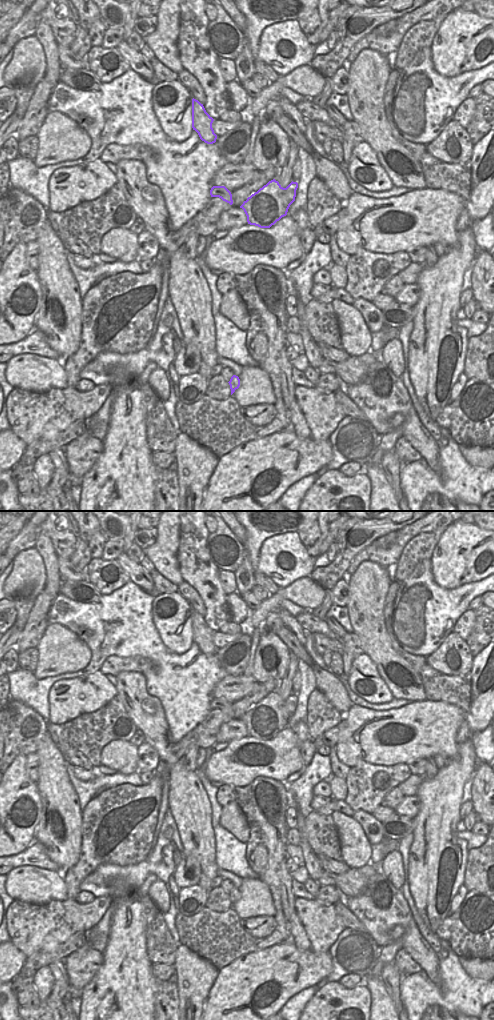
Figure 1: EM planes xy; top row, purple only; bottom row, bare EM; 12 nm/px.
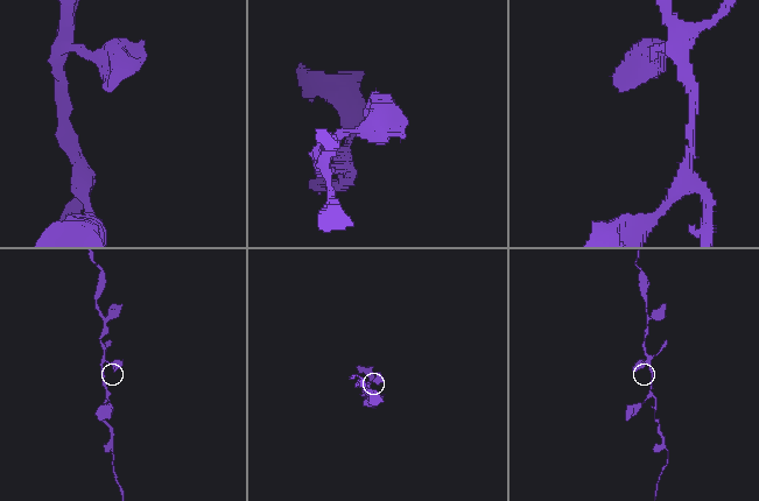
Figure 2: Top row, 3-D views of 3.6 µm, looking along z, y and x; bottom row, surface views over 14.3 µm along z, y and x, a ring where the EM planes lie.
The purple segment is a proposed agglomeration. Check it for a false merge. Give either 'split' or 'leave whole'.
leave whole

